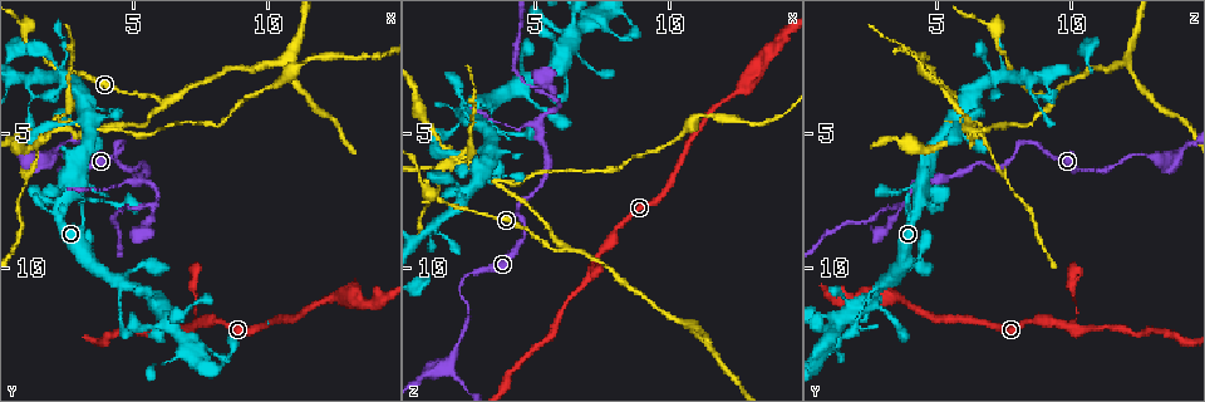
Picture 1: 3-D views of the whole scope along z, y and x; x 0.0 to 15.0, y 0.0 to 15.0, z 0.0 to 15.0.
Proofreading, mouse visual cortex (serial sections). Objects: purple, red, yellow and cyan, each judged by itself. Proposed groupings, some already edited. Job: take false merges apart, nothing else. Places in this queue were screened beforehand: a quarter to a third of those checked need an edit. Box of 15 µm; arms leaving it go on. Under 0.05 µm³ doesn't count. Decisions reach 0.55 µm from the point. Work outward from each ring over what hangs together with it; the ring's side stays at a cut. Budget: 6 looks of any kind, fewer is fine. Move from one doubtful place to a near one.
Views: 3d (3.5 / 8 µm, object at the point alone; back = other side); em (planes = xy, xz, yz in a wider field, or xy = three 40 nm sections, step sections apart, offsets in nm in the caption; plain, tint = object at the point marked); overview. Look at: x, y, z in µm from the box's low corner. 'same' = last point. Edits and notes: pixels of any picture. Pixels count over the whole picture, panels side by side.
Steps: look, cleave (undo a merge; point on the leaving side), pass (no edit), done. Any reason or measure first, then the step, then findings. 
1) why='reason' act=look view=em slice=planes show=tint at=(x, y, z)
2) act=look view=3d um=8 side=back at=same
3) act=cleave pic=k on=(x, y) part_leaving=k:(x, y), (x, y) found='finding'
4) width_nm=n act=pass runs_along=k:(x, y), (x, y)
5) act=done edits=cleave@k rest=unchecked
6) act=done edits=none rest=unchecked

why='sharp bend' act=look view=3d um=3.5 side=back at=(4.6, 5.3, 8.4)

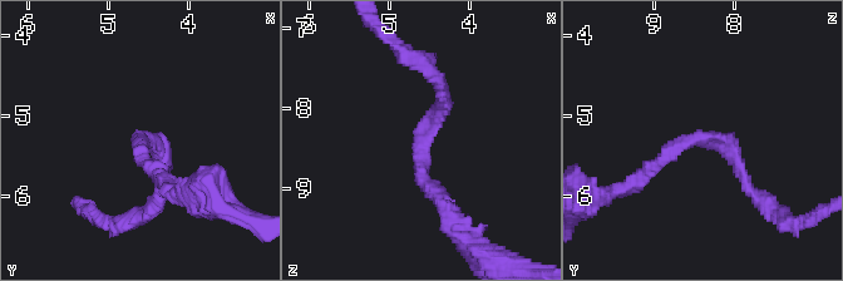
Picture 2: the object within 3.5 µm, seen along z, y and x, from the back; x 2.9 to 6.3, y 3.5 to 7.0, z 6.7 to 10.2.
arm_widths_nm=200,200 why='now the EM' act=look view=em slice=xy step=5 show=tint at=(4.65, 5.25, 8.45)

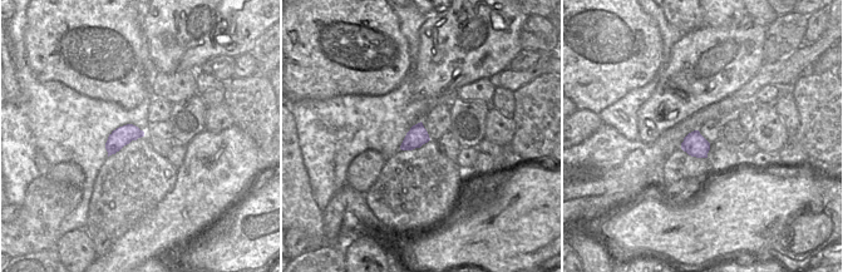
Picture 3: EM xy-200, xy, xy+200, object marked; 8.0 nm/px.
act=pass found='one cell here'

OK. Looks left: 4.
why='calibre changes' act=look view=3d um=3.5 at=(5.9, 11.3, 1.8)

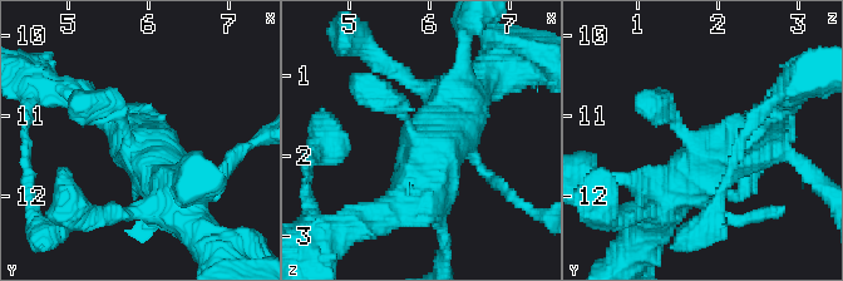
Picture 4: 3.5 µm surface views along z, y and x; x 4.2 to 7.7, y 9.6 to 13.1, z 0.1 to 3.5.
why='need the tissue' act=look view=em slice=xy step=3 show=tint at=(5.75, 11.35, 1.70)

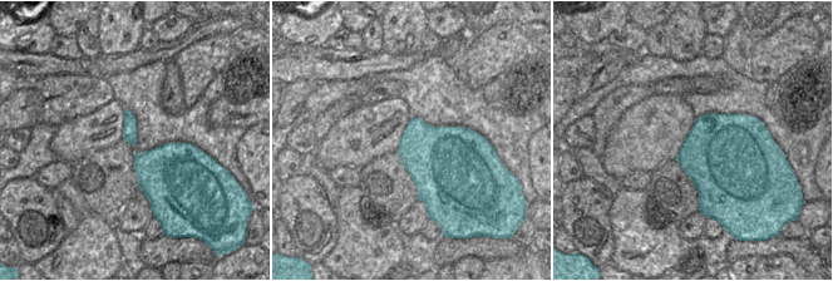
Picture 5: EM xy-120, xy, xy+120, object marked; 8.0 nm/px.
act=pass runs_along=4:(768, 113), (659, 206) found='one cell here'

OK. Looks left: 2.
why='three-way junction' act=look view=3d um=3.5 at=(5.7, 7.7, 3.6)

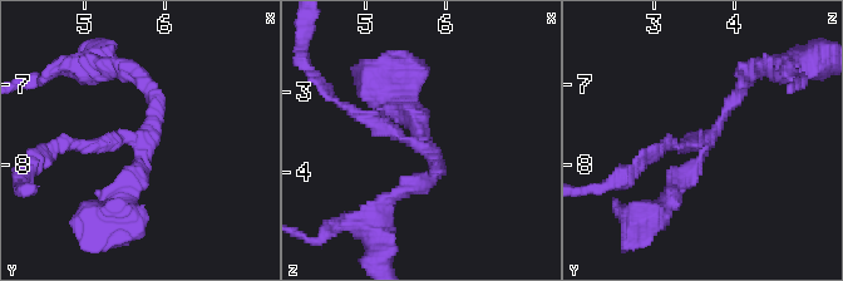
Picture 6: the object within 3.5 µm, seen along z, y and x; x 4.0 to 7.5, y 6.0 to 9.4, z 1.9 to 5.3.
arms=3 arm_widths_nm=150,200,250 act=look view=em slice=xy step=2 show=tint at=(5.70, 7.65, 3.75)

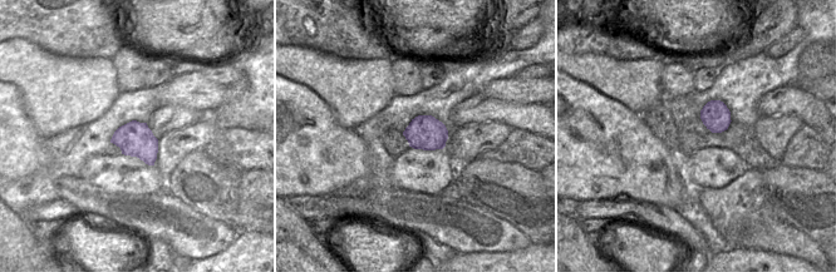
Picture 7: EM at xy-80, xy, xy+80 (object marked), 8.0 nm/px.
act=pass runs_along=6:(745, 70), (698, 163), (665, 202) found='continuous, no second cell'

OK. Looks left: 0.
act=done edits=none rest=unchecked

